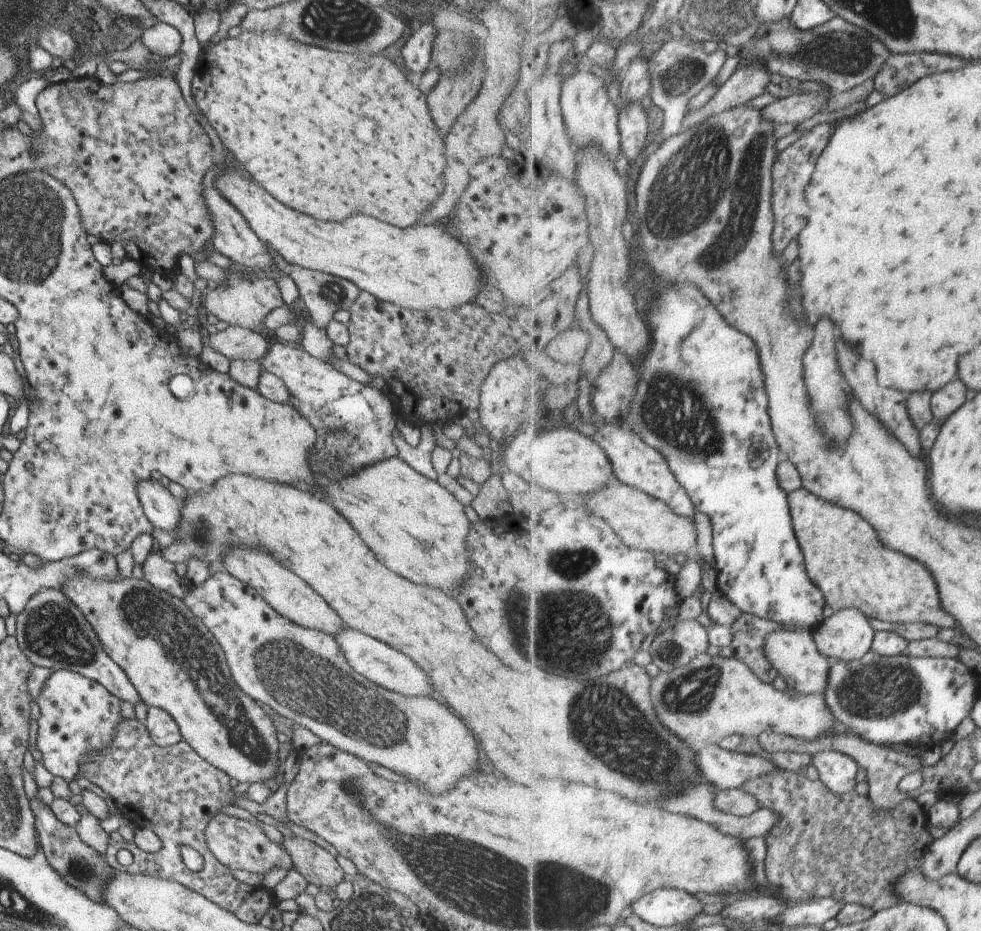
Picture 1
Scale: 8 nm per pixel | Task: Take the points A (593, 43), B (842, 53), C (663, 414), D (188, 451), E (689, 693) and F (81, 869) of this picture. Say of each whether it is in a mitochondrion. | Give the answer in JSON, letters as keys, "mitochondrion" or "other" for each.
{"A":"other","B":"mitochondrion","C":"mitochondrion","D":"other","E":"mitochondrion","F":"mitochondrion"}

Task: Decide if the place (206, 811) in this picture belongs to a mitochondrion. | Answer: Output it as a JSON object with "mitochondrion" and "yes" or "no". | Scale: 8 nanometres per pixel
{"mitochondrion":"no"}

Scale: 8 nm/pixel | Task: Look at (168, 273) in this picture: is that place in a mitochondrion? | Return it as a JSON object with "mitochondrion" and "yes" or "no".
{"mitochondrion":"no"}

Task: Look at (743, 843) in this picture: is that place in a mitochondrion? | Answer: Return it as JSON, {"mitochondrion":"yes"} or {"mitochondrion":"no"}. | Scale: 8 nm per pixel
{"mitochondrion":"no"}

